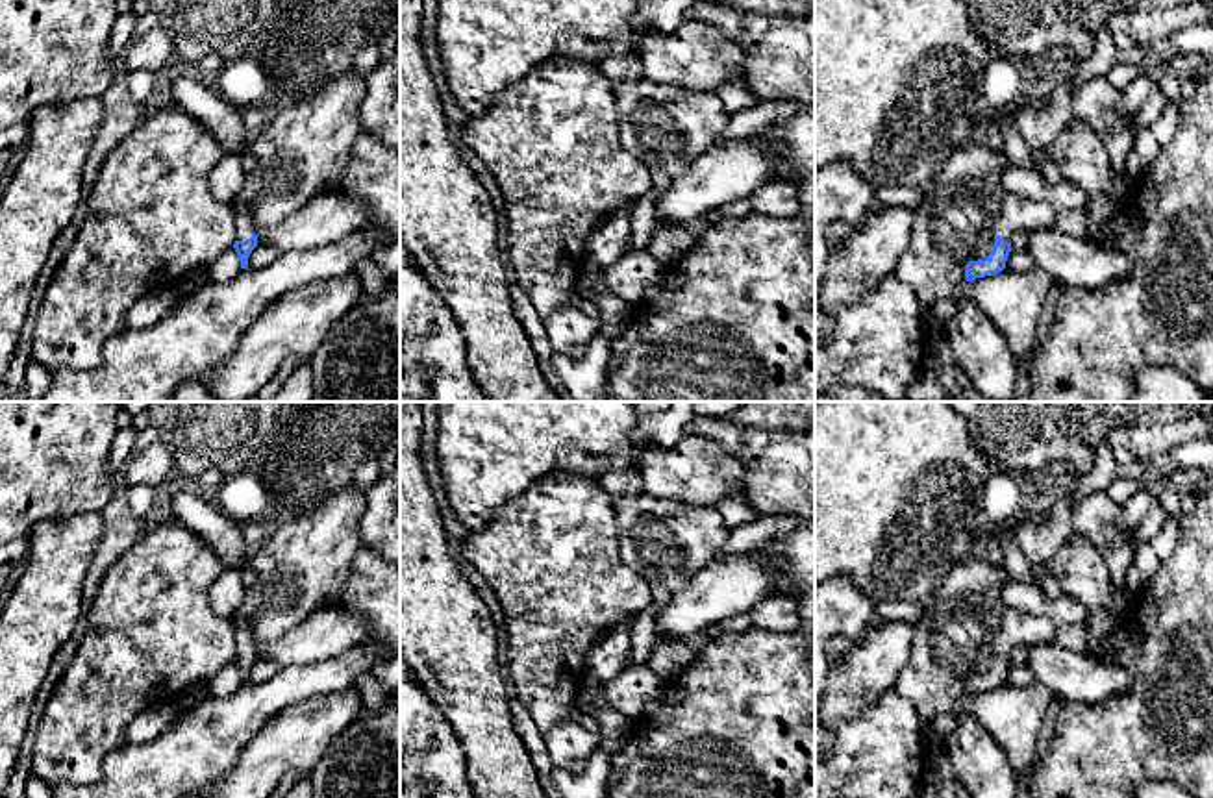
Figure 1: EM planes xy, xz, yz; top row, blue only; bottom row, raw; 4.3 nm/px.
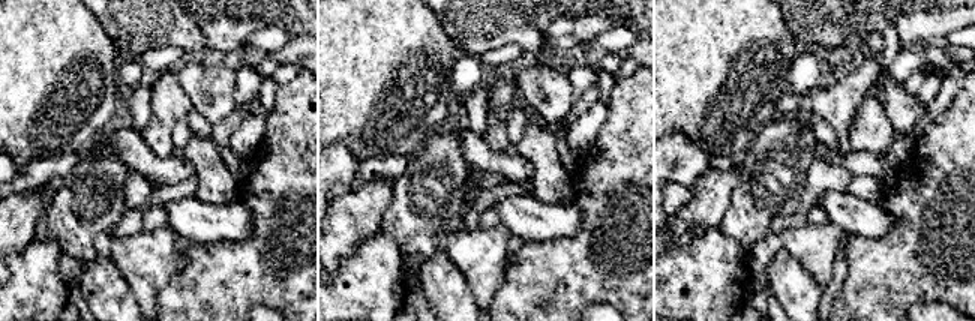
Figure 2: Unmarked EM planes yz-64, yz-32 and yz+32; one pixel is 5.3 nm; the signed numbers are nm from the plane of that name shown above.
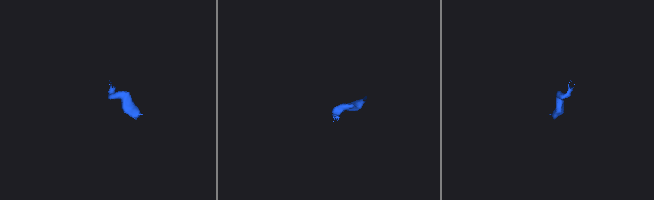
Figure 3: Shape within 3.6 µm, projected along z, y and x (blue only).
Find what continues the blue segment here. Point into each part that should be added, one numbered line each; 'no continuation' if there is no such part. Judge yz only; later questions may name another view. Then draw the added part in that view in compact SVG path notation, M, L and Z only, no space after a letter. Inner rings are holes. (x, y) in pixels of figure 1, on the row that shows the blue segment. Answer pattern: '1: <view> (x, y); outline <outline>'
1: yz (1019, 213); outline M1007 194L996 226L996 235L1011 243L1019 231L1052 228L1056 217L1057 213L1044 202Z

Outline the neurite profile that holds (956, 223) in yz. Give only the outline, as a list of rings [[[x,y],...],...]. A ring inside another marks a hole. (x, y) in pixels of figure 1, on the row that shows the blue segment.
[[[970,141],[946,157],[944,167],[932,183],[922,185],[922,202],[917,207],[909,243],[893,274],[915,291],[926,309],[939,300],[954,298],[956,287],[965,280],[965,265],[991,254],[1007,198],[1004,189],[1007,163],[1002,150]]]

